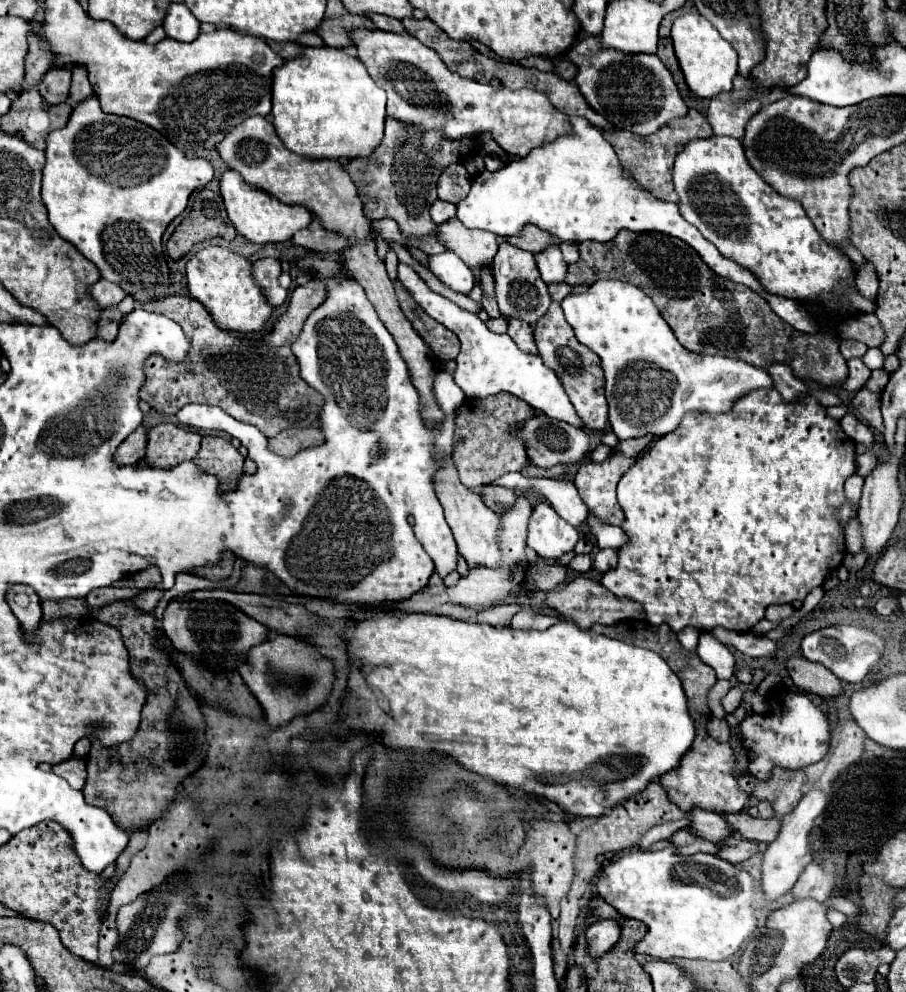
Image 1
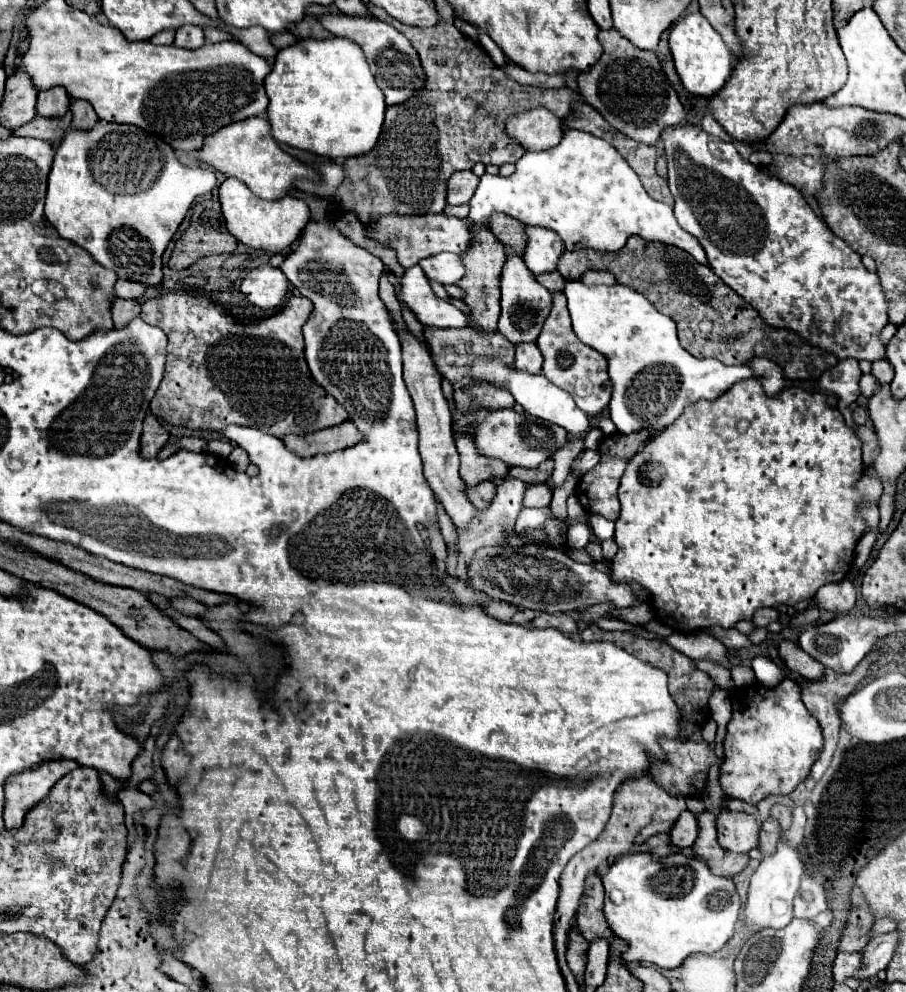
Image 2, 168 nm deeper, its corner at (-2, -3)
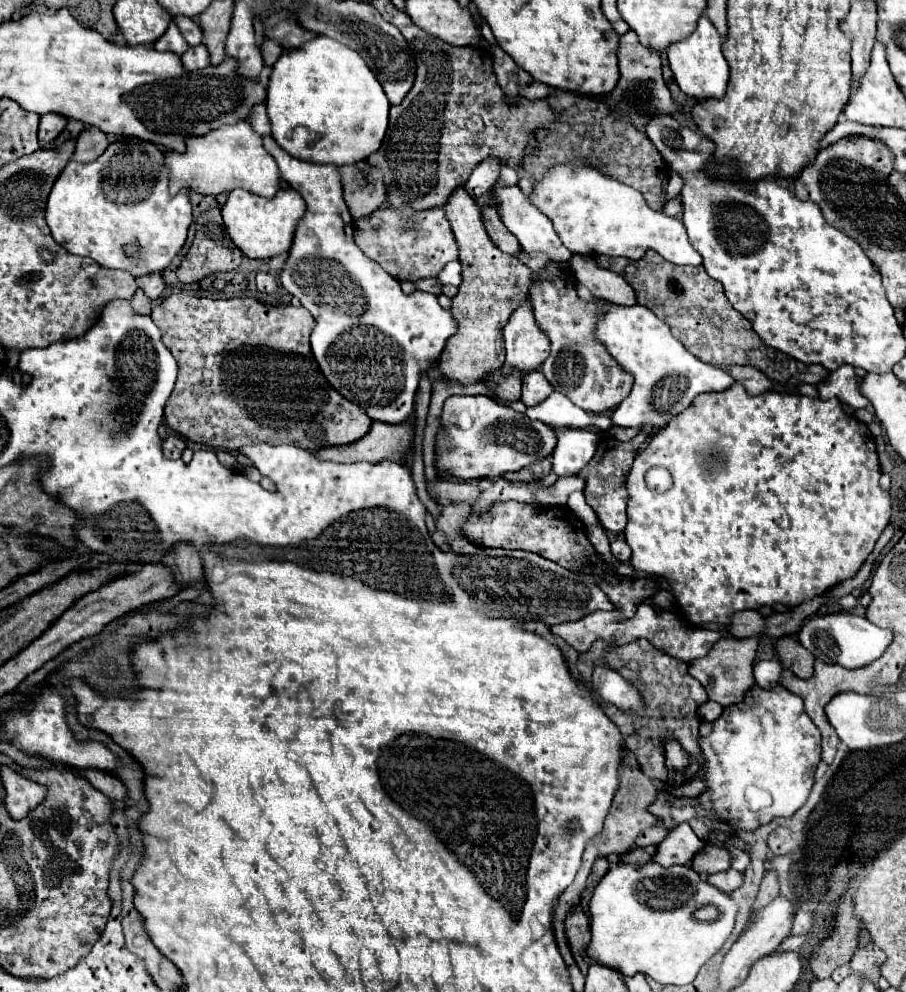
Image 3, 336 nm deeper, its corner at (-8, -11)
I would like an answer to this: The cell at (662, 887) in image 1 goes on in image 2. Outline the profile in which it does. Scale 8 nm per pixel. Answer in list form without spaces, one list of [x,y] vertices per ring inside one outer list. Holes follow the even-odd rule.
[[[630,853],[630,855],[624,855],[620,857],[612,867],[608,867],[604,873],[602,873],[602,883],[604,883],[604,917],[608,921],[608,927],[612,929],[612,933],[626,941],[628,943],[628,949],[622,953],[622,959],[624,963],[632,963],[632,961],[644,961],[644,963],[654,963],[658,965],[660,969],[676,969],[684,963],[684,959],[692,953],[714,953],[718,949],[724,947],[724,943],[734,935],[734,925],[738,921],[738,911],[740,911],[740,897],[736,893],[736,887],[732,883],[732,879],[726,879],[726,877],[718,877],[718,875],[712,875],[710,869],[706,867],[704,861],[700,859],[694,859],[694,857],[684,857],[684,855],[670,855],[670,857],[664,857],[660,861],[654,861],[648,853]]]

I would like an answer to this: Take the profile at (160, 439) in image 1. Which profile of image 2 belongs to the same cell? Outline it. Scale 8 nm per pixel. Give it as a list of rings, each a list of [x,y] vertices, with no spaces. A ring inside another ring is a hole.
[[[182,437],[182,439],[170,439],[170,443],[176,443],[178,449],[190,449],[190,451],[206,451],[208,441],[200,437]]]

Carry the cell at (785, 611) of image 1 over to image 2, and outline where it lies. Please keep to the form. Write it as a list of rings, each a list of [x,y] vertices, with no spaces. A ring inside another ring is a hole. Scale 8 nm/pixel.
[[[756,609],[754,617],[752,617],[752,623],[756,627],[766,627],[768,623],[772,623],[776,619],[778,619],[778,611],[776,609]]]

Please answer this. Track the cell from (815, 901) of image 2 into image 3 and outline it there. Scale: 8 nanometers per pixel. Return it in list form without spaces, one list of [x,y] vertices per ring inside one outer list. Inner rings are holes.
[[[798,911],[796,913],[796,921],[794,921],[794,927],[792,927],[792,935],[802,935],[802,933],[808,933],[812,929],[812,921],[814,921],[814,915],[810,911]]]

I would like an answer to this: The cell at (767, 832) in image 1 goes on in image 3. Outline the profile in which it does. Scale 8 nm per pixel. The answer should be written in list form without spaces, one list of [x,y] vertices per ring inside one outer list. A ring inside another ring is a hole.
[[[706,845],[692,861],[692,869],[698,873],[714,873],[714,871],[724,871],[732,863],[732,853],[724,847],[716,845]]]

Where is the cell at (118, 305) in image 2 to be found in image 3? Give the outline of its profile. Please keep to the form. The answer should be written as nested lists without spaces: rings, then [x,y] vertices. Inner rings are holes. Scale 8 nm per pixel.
[[[136,291],[134,297],[132,297],[132,309],[134,309],[134,313],[138,313],[138,315],[150,315],[150,311],[152,311],[152,301],[150,301],[148,297],[144,297],[144,293]]]

